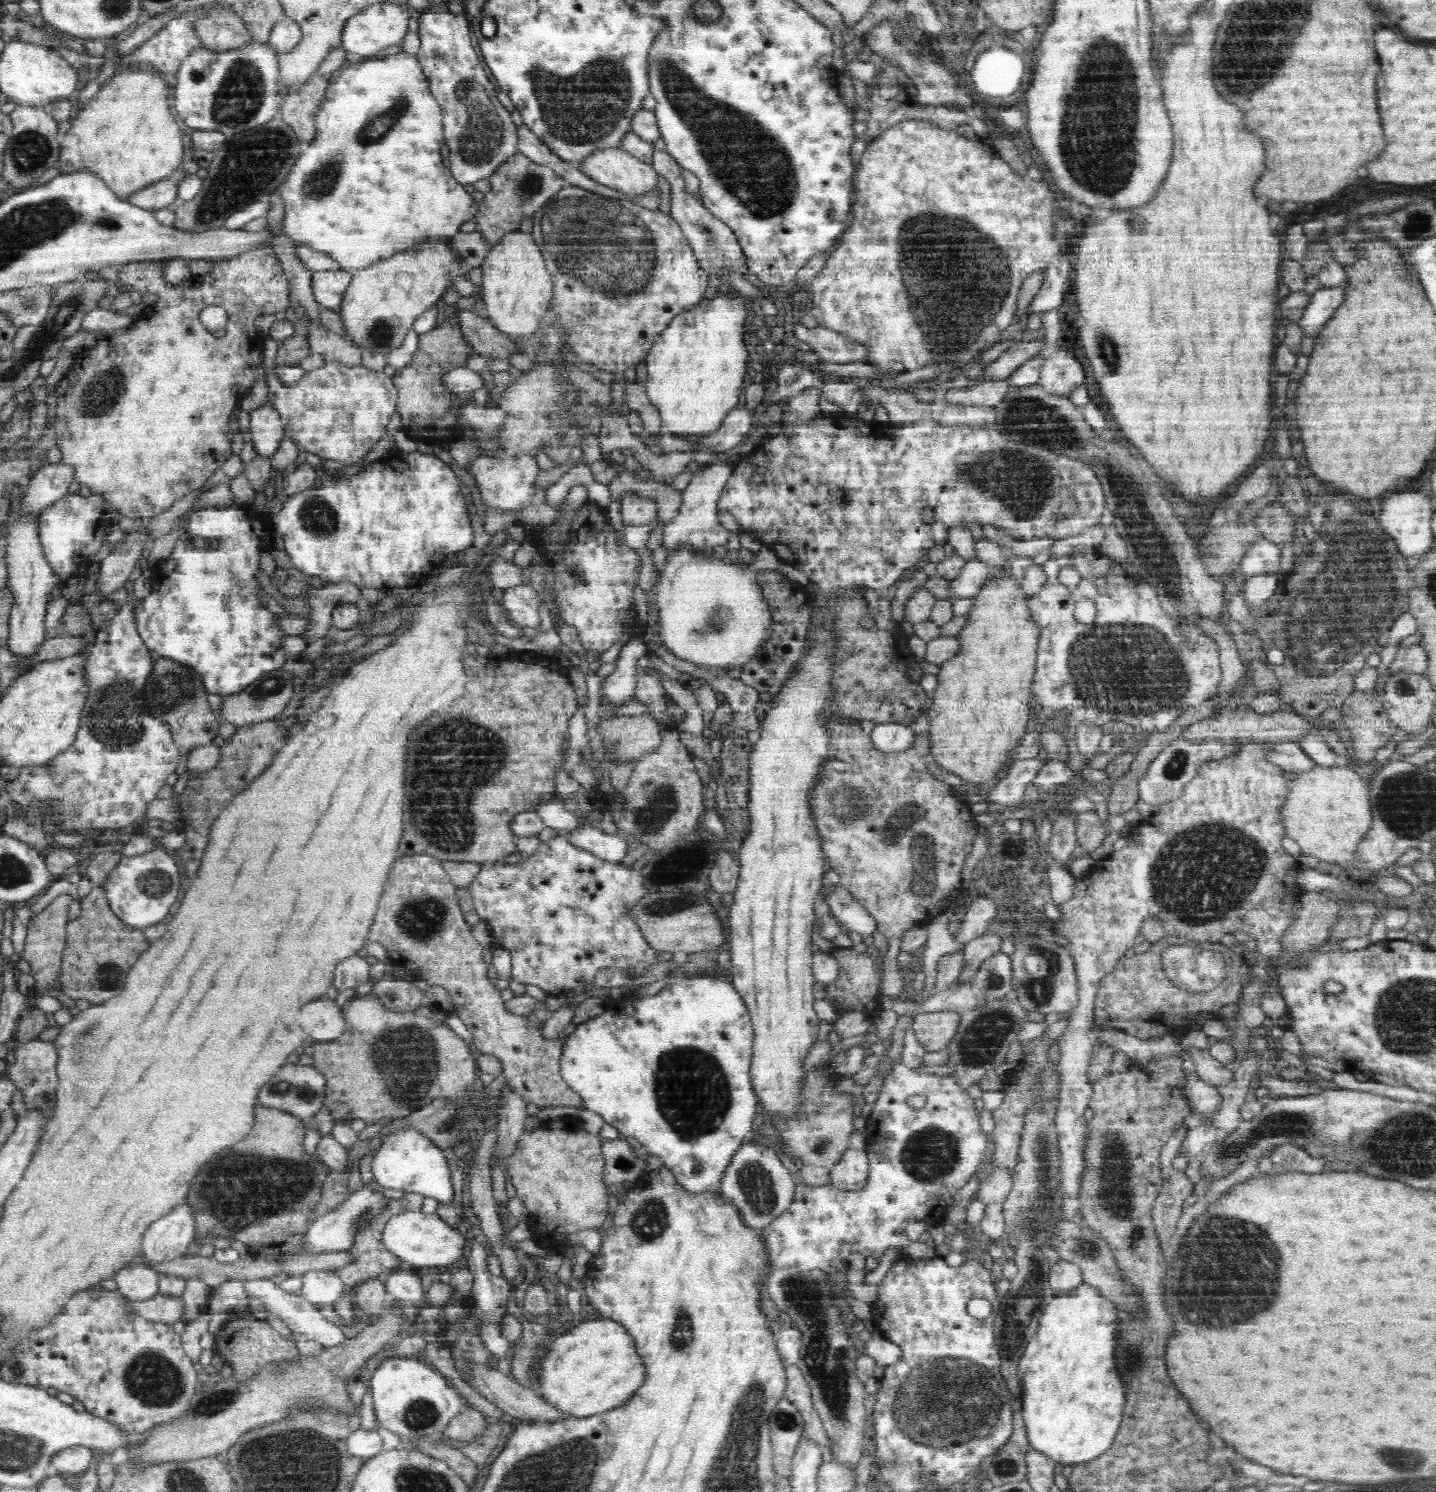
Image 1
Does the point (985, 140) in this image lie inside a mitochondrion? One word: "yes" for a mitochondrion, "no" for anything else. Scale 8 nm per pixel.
no

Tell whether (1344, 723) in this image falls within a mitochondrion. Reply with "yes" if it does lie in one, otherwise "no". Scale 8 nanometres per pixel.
no

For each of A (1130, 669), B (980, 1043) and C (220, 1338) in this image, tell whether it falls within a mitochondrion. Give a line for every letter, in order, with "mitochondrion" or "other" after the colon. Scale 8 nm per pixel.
A: mitochondrion
B: mitochondrion
C: other

